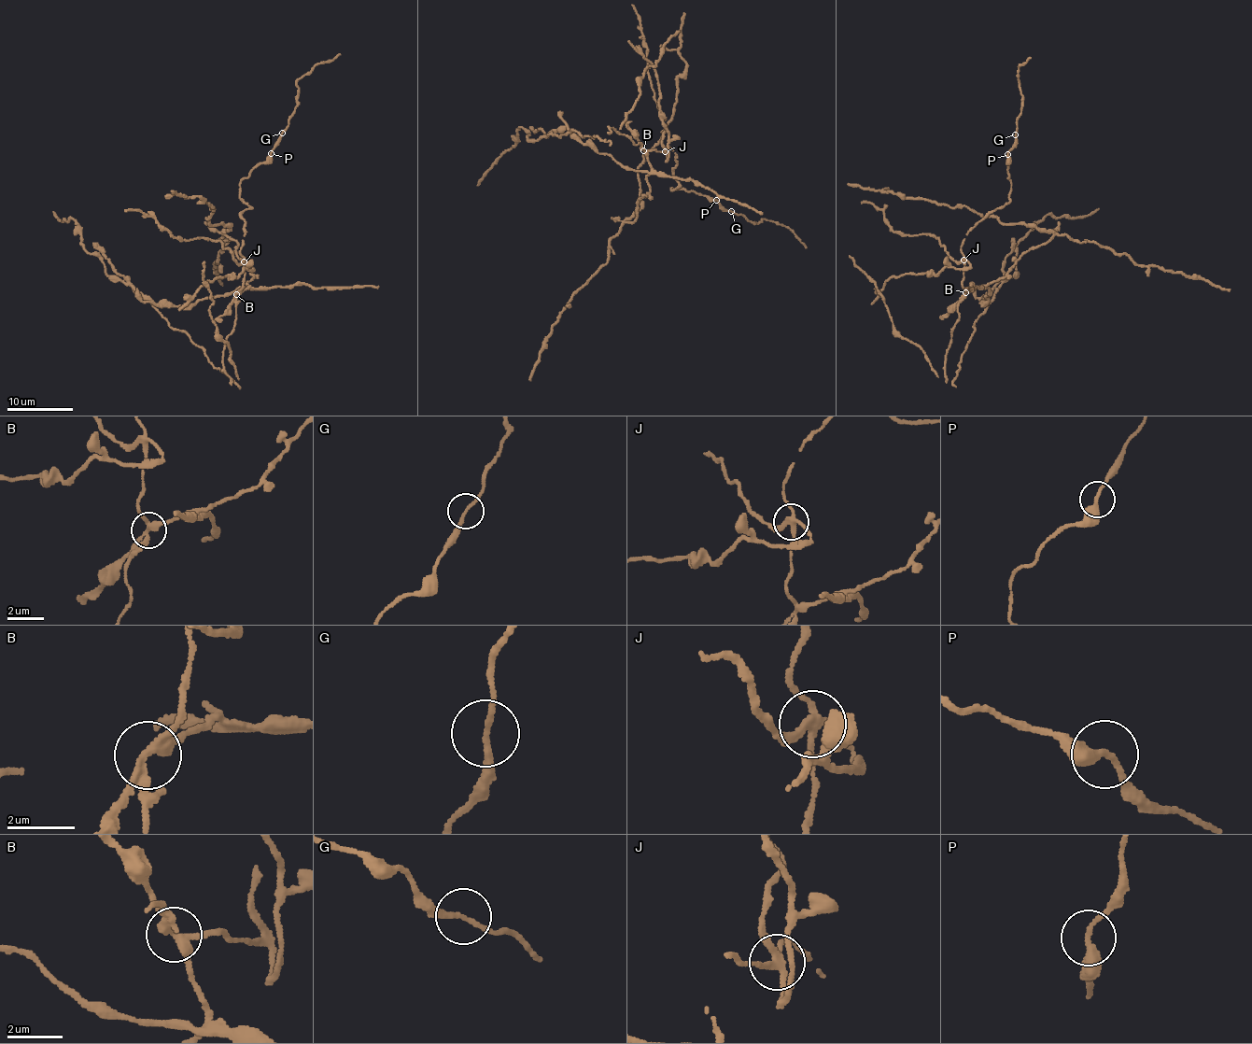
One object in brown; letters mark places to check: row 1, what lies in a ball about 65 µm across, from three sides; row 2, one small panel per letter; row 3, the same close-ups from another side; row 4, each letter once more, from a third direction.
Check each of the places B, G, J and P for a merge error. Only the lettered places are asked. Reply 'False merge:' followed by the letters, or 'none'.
False merge: B, J

